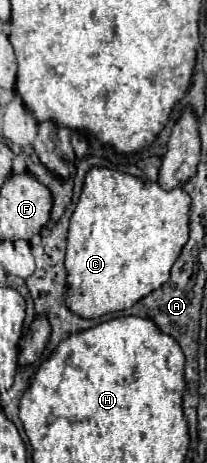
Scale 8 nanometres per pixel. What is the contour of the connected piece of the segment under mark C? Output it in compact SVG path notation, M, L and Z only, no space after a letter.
M99 167L91 169L85 177L83 193L73 211L67 233L67 309L83 319L97 319L107 313L129 309L139 299L147 297L147 293L167 283L171 267L189 237L189 203L189 195L181 187L163 191L159 183L137 179L127 173Z

